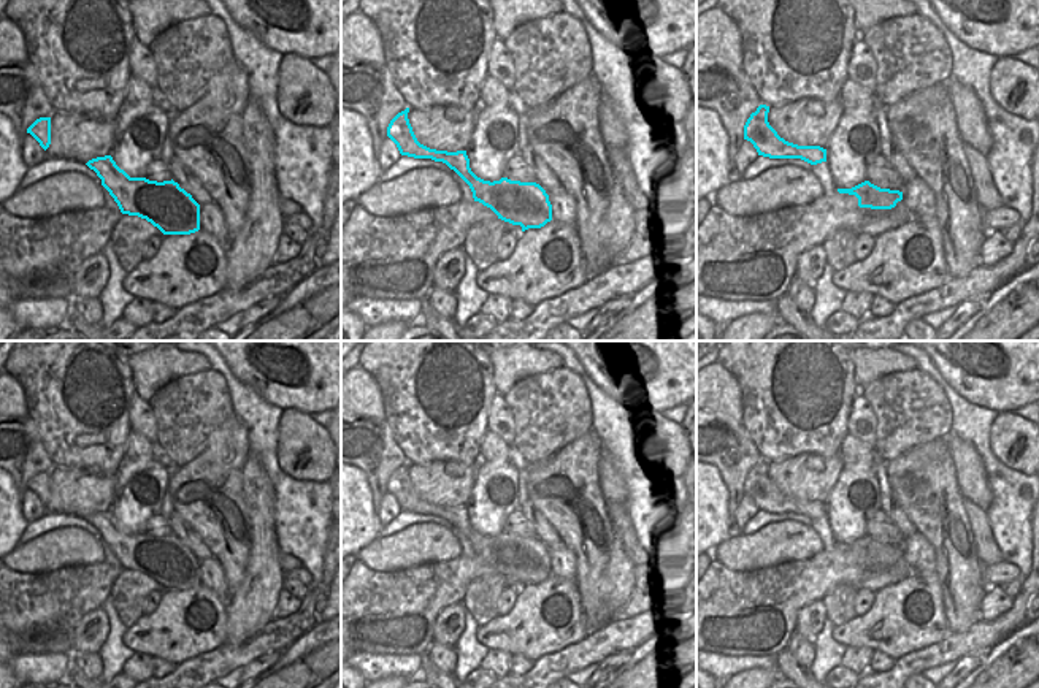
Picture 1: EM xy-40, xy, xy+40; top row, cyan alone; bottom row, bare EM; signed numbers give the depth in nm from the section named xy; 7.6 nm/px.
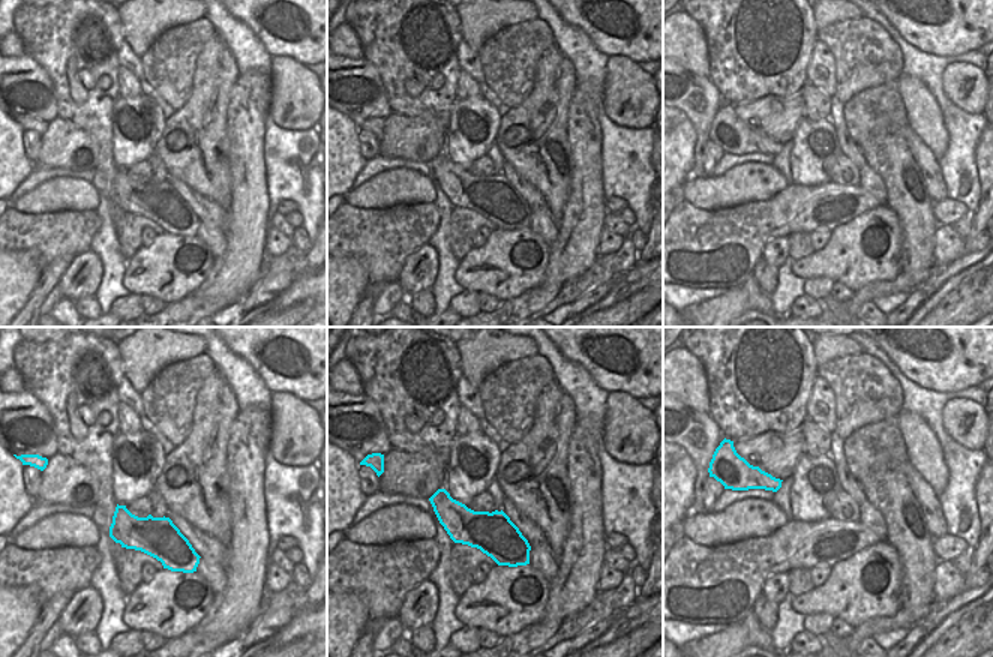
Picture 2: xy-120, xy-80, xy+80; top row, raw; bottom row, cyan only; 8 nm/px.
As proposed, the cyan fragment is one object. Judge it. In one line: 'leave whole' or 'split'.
leave whole

